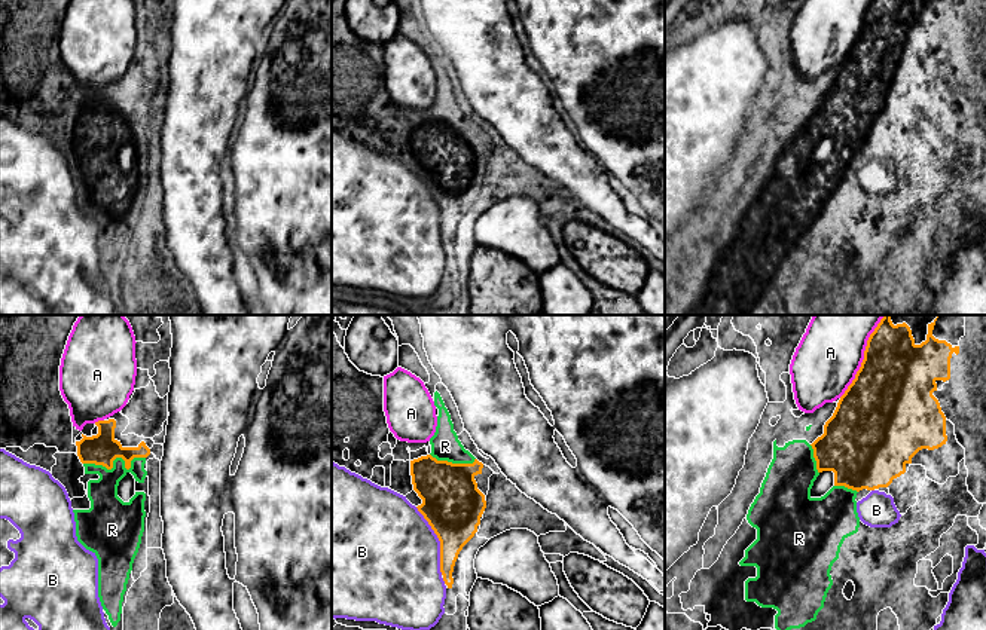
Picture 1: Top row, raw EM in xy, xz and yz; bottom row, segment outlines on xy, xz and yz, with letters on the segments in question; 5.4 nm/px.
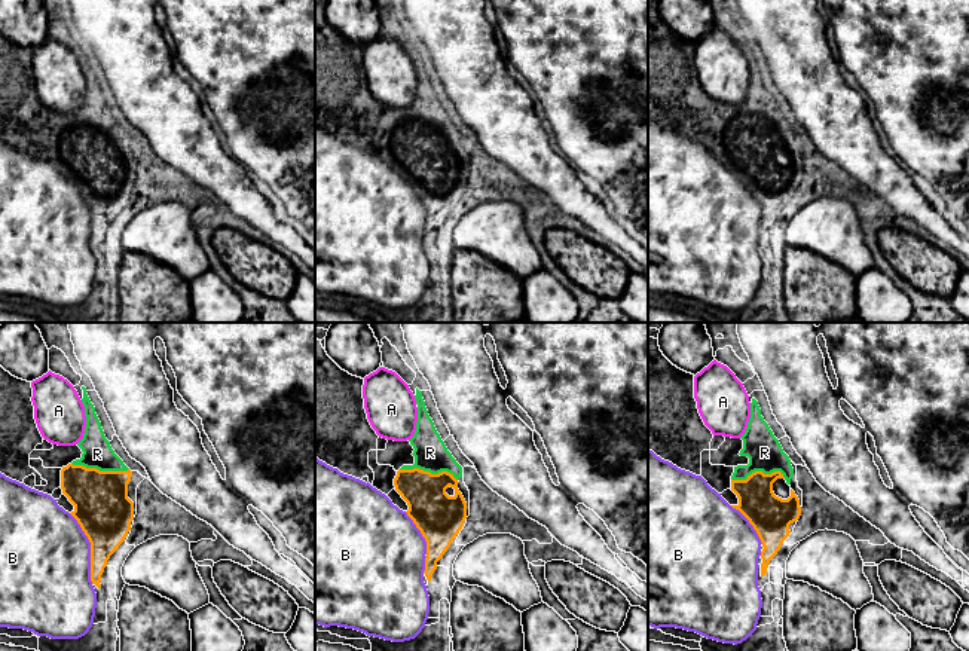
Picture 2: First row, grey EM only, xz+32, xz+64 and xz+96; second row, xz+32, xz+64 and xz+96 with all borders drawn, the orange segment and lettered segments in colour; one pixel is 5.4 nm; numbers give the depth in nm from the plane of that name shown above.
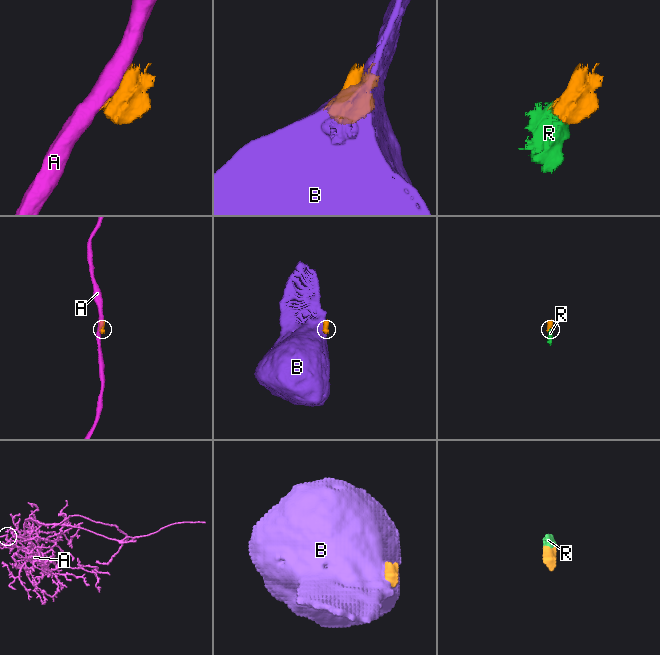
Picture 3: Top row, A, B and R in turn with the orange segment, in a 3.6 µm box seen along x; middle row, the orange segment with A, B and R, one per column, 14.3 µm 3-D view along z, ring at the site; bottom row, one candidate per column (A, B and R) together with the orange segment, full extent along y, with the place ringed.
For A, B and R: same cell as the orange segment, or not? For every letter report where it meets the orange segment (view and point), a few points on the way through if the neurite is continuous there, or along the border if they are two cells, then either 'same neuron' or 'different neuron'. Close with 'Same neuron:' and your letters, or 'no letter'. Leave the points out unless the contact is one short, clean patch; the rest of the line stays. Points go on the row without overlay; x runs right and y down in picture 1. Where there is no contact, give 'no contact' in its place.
A: yz (861, 33) | different neuron
B: xz (439, 207) | different neuron
R: xy (116, 124) | same neuron
Same neuron: R

